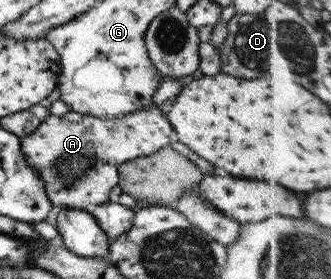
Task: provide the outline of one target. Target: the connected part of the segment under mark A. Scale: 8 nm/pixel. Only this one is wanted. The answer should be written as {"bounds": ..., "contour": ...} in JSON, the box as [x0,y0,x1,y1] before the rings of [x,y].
{"bounds":[19,105,173,210],"contour":[[[154,105],[123,114],[119,118],[99,118],[77,112],[65,115],[49,114],[33,132],[19,138],[19,151],[25,163],[37,169],[51,207],[84,210],[87,205],[96,206],[110,200],[109,191],[117,184],[117,167],[121,163],[167,147],[171,133],[173,128],[170,123],[161,116],[159,108]]]}

